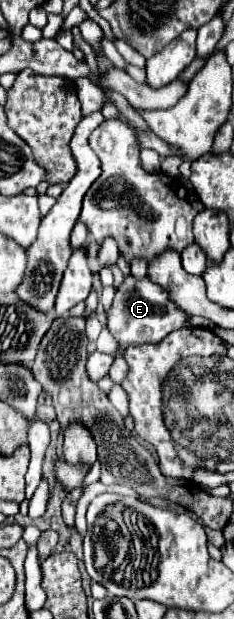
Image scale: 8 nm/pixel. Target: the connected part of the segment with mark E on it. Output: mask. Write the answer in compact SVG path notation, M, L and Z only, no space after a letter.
M133 274L125 276L121 286L115 288L115 298L111 308L105 312L105 318L111 336L117 338L119 354L123 354L125 348L129 348L129 344L157 344L167 334L191 326L187 324L191 316L187 316L187 312L179 312L179 308L175 308L175 304L167 300L167 292L163 292L159 284L155 284L149 276L139 280Z

